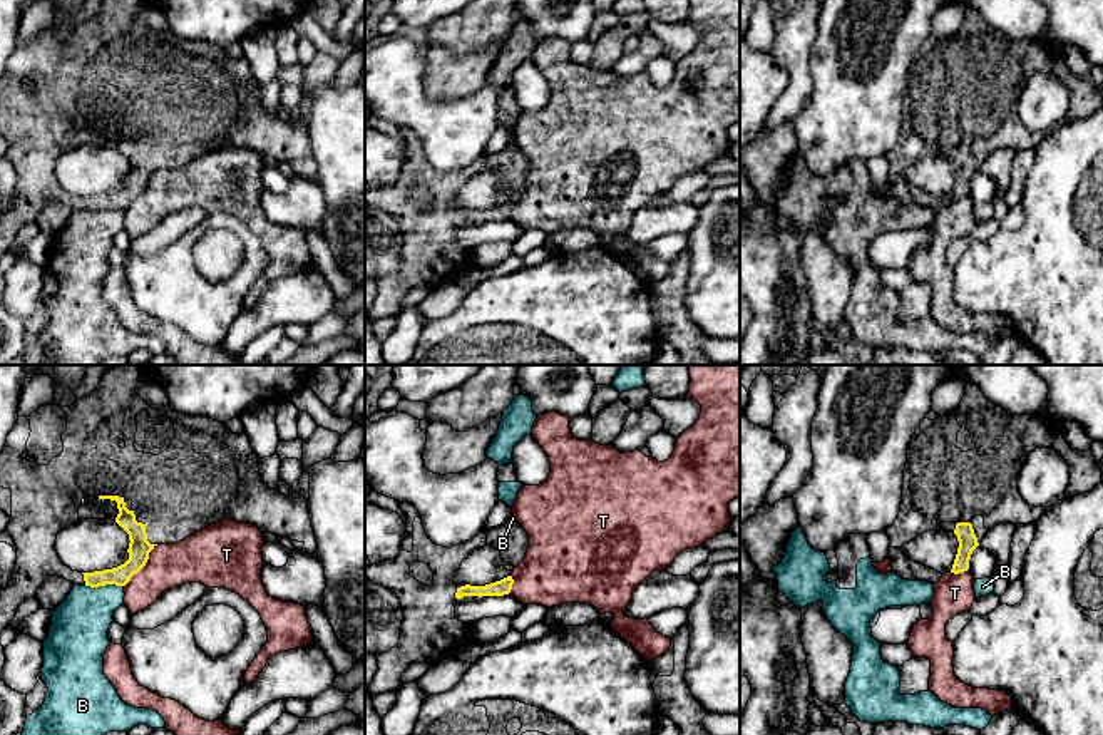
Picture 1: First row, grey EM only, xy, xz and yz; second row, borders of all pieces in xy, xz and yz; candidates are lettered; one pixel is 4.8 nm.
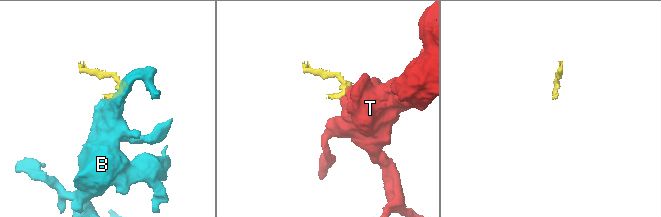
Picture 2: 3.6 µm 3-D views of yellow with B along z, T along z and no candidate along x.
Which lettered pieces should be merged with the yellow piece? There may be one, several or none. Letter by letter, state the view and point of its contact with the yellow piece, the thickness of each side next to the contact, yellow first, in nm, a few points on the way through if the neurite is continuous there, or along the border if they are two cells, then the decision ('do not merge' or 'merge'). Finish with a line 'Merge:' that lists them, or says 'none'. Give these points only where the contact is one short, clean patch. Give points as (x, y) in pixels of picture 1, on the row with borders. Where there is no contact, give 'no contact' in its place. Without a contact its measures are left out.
B: meets yellow in xy at (104, 585); 110 nm thick on the yellow side, 280 nm on the other; border along xy (84, 585), (123, 586); do not merge
T: meets yellow in xy at (143, 566); 110 nm thick on the yellow side, 220 nm on the other; border along xy (158, 544), (149, 553), (148, 561), (124, 586); do not merge
Merge: none

